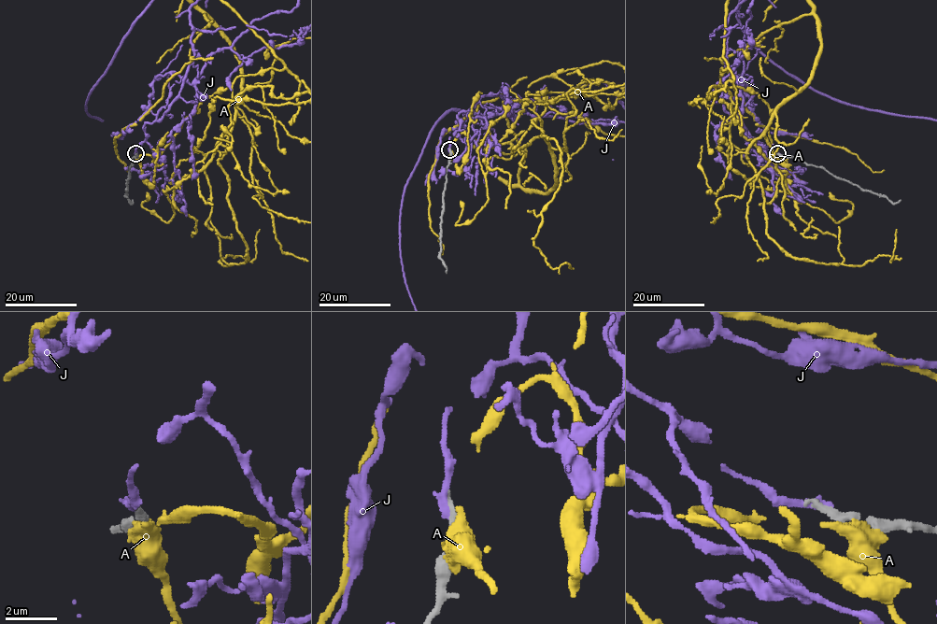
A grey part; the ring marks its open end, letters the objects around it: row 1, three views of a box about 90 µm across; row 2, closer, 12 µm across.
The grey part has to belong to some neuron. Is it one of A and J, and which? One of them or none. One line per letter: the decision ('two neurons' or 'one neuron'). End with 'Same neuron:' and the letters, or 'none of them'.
A: two neurons
J: two neurons
Same neuron: none of them

